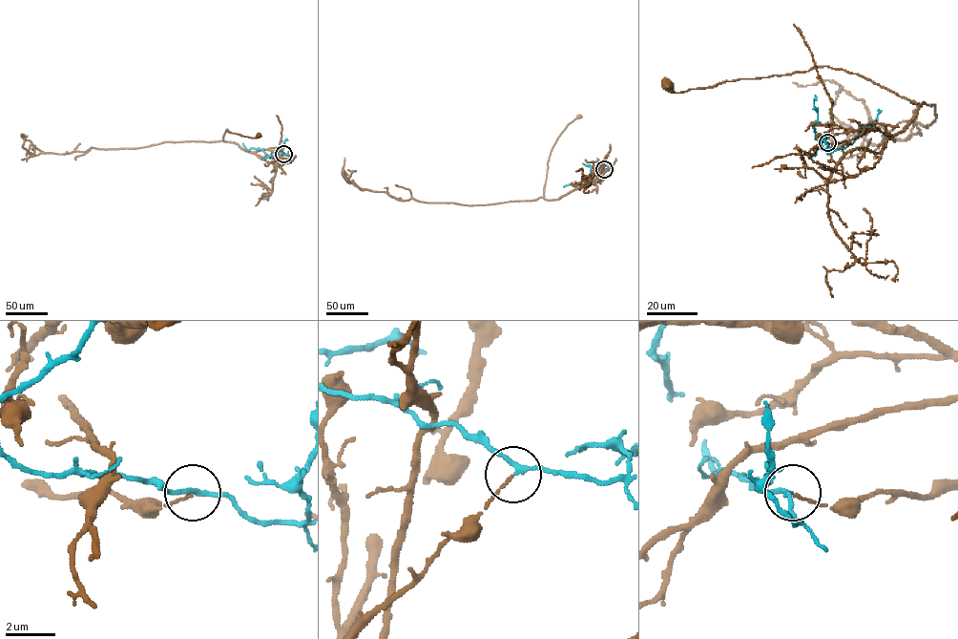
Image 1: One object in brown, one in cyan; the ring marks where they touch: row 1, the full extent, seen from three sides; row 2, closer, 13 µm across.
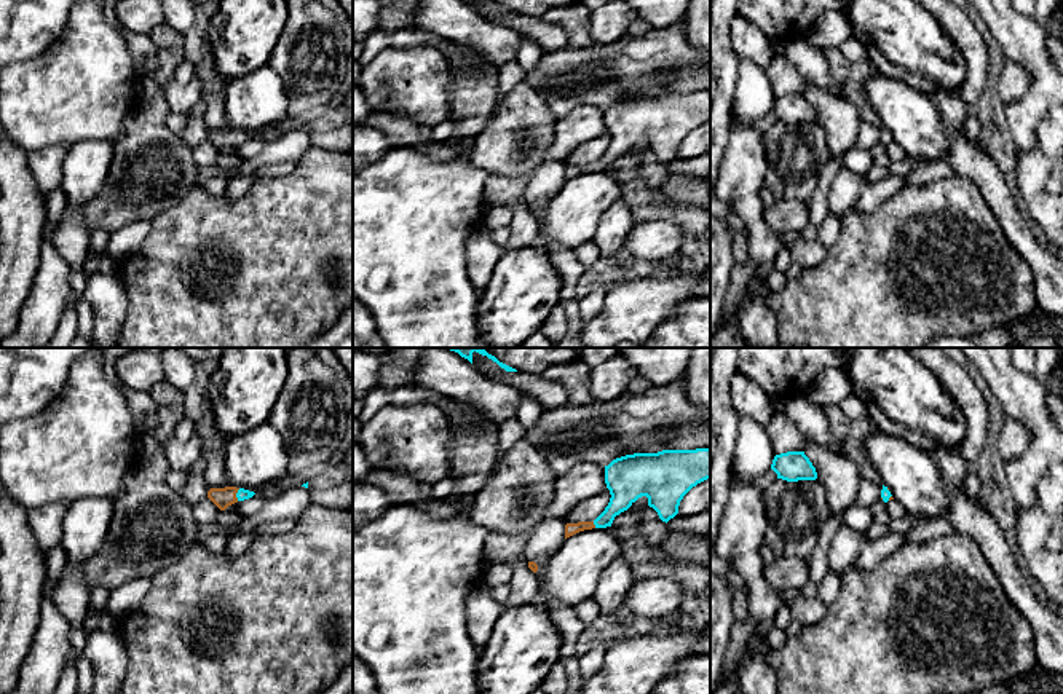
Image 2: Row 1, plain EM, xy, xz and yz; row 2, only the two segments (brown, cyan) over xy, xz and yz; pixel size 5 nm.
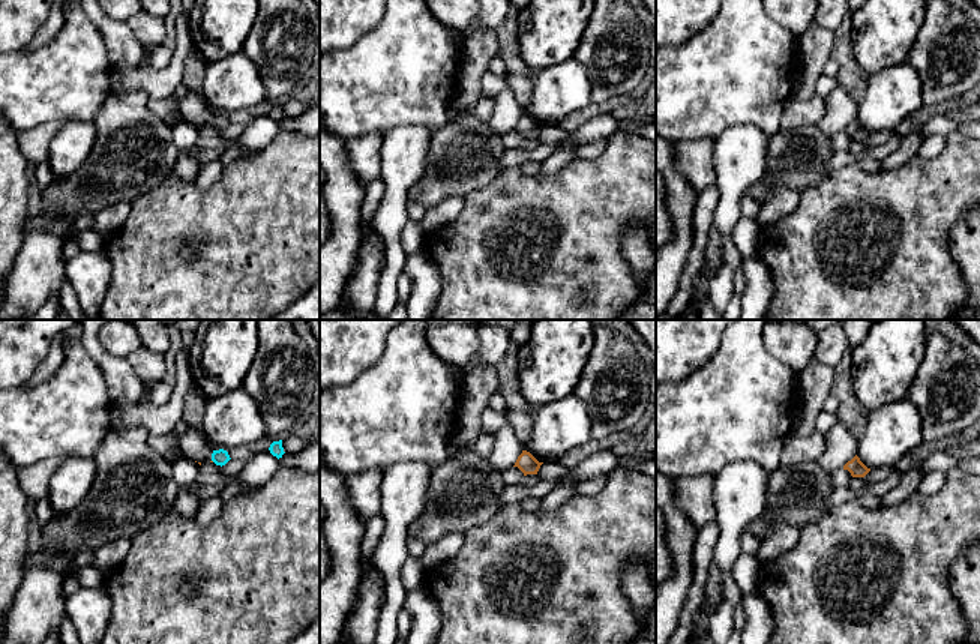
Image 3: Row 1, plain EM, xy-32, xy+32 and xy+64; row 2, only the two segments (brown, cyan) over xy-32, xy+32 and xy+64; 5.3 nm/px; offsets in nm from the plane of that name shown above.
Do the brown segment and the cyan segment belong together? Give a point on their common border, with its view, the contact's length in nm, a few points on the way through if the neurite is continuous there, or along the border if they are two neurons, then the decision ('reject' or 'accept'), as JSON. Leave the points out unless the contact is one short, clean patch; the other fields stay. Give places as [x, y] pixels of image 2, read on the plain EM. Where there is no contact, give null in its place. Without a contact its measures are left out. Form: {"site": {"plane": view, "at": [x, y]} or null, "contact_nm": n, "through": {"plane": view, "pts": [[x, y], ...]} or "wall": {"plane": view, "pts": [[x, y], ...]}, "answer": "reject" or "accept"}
{"site": {"plane": "xy", "at": [235, 138]}, "contact_nm": 70, "wall": {"plane": "xy", "pts": [[240, 131], [237, 142]]}, "answer": "reject"}

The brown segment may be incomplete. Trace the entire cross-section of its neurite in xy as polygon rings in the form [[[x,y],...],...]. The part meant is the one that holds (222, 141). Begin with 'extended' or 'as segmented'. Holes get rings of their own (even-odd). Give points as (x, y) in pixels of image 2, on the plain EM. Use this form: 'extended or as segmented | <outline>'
as segmented | [[[225,129],[225,131],[211,131],[207,140],[220,152],[225,153],[228,148],[238,145],[236,136],[239,131]]]

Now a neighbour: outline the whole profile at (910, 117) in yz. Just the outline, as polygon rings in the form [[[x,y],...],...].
[[[878,72],[867,80],[863,91],[881,126],[908,156],[931,163],[946,160],[954,140],[926,94]]]

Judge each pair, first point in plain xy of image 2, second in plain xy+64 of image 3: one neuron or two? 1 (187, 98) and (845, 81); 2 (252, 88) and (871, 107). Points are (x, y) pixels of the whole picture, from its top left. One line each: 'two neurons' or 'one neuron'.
1: two neurons
2: one neuron

